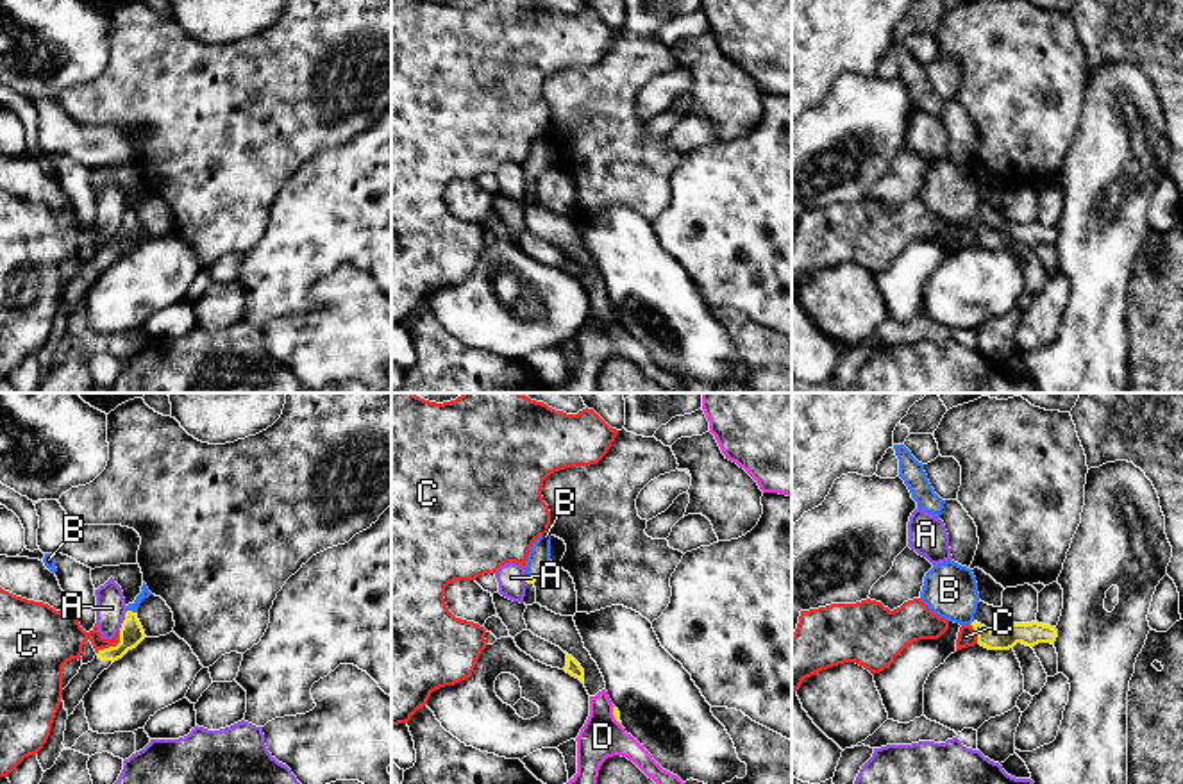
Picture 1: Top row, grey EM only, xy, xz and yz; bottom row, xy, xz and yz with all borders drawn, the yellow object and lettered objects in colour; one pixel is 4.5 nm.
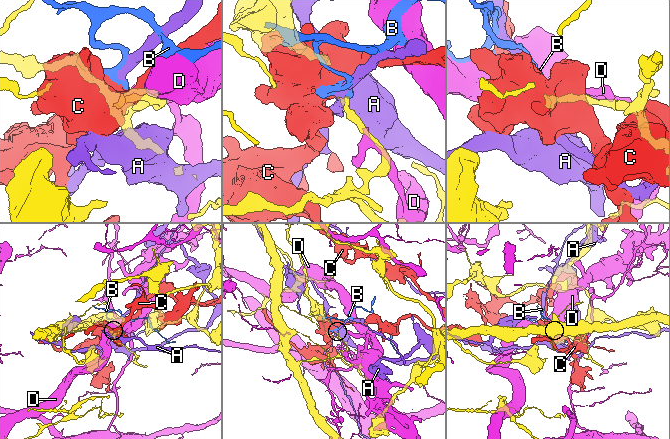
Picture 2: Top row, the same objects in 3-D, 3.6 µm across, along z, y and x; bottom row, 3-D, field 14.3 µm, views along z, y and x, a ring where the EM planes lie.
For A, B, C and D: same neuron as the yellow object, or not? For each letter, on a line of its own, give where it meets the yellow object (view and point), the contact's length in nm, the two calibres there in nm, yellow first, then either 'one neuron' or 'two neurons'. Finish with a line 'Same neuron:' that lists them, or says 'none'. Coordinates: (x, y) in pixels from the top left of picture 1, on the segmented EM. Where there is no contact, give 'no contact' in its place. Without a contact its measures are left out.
A: contact xy (124, 620); length 100 nm; calibres 110 and 130 nm; two neurons
B: contact xy (131, 611); length 40 nm; calibres 110 and 50 nm; one neuron
C: contact xy (113, 647); length 150 nm; calibres 110 and 220 nm; two neurons
D: contact xz (613, 715); length 100 nm; calibres 30 and 190 nm; two neurons
Same neuron: B

